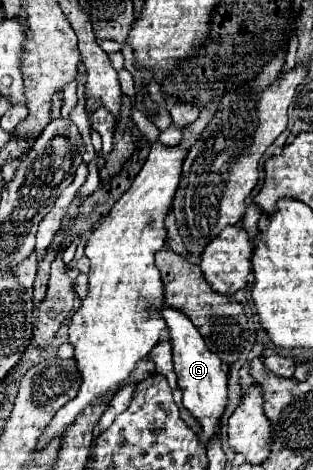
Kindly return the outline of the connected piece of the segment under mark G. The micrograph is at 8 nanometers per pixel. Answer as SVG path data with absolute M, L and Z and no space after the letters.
M169 305L155 309L155 313L159 313L165 319L169 333L171 333L173 365L175 365L179 389L183 391L183 405L201 423L203 433L199 437L203 439L203 443L207 443L215 435L215 425L217 425L217 421L223 415L223 409L227 405L227 373L221 369L219 357L215 357L215 353L211 353L207 349L201 333L195 329L195 325L189 321L189 317L171 309Z

